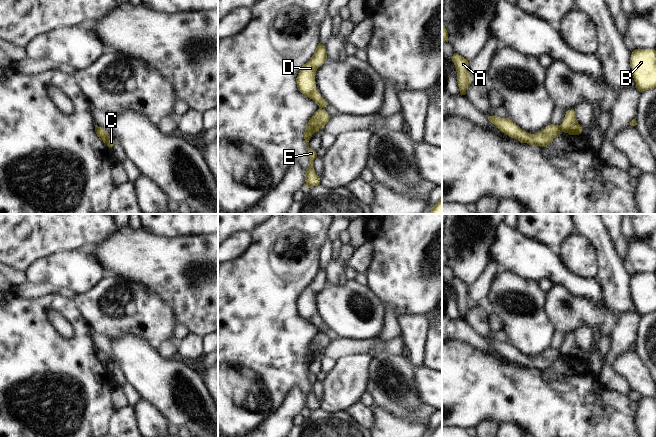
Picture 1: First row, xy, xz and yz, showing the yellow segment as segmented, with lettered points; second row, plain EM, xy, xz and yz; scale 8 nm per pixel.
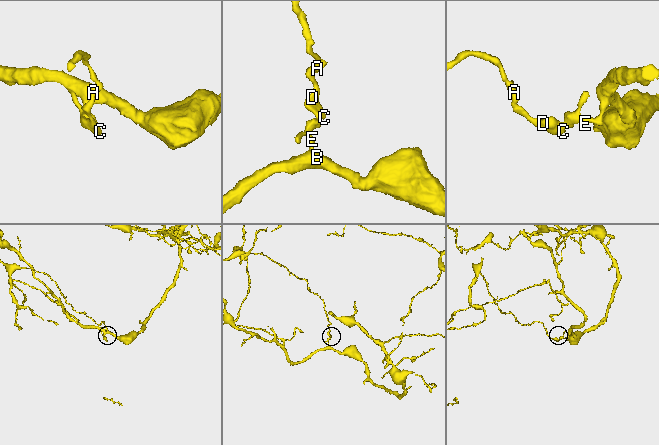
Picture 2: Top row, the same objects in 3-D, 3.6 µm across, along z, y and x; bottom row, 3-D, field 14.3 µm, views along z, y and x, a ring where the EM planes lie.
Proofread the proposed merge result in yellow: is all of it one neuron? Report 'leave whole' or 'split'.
split

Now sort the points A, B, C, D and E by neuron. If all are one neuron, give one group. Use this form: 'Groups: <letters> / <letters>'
Groups: A C D / B E.

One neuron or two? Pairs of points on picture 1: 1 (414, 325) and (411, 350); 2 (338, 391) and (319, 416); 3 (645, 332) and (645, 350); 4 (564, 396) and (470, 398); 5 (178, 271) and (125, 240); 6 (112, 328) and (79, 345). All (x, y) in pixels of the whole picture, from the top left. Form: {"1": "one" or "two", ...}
{"1": "one", "2": "two", "3": "one", "4": "one", "5": "one", "6": "two"}

